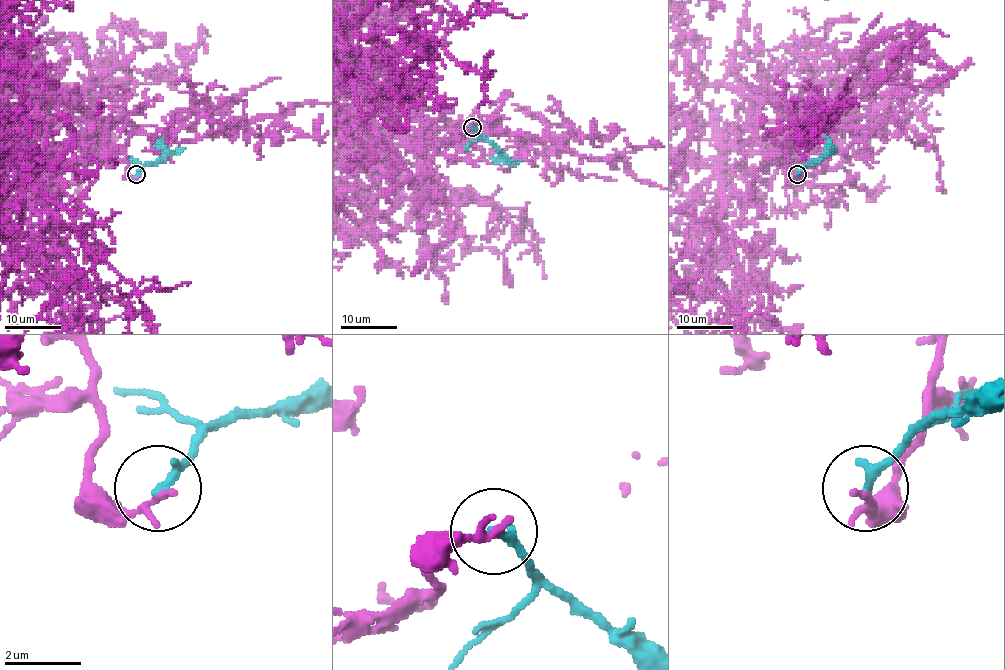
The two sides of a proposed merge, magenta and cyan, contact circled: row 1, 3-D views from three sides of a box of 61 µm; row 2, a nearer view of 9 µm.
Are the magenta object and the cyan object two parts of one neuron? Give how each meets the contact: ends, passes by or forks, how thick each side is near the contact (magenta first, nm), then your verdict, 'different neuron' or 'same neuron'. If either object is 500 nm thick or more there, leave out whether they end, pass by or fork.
magenta ends; cyan ends; calibres 240 and 240 nm; different neuron

